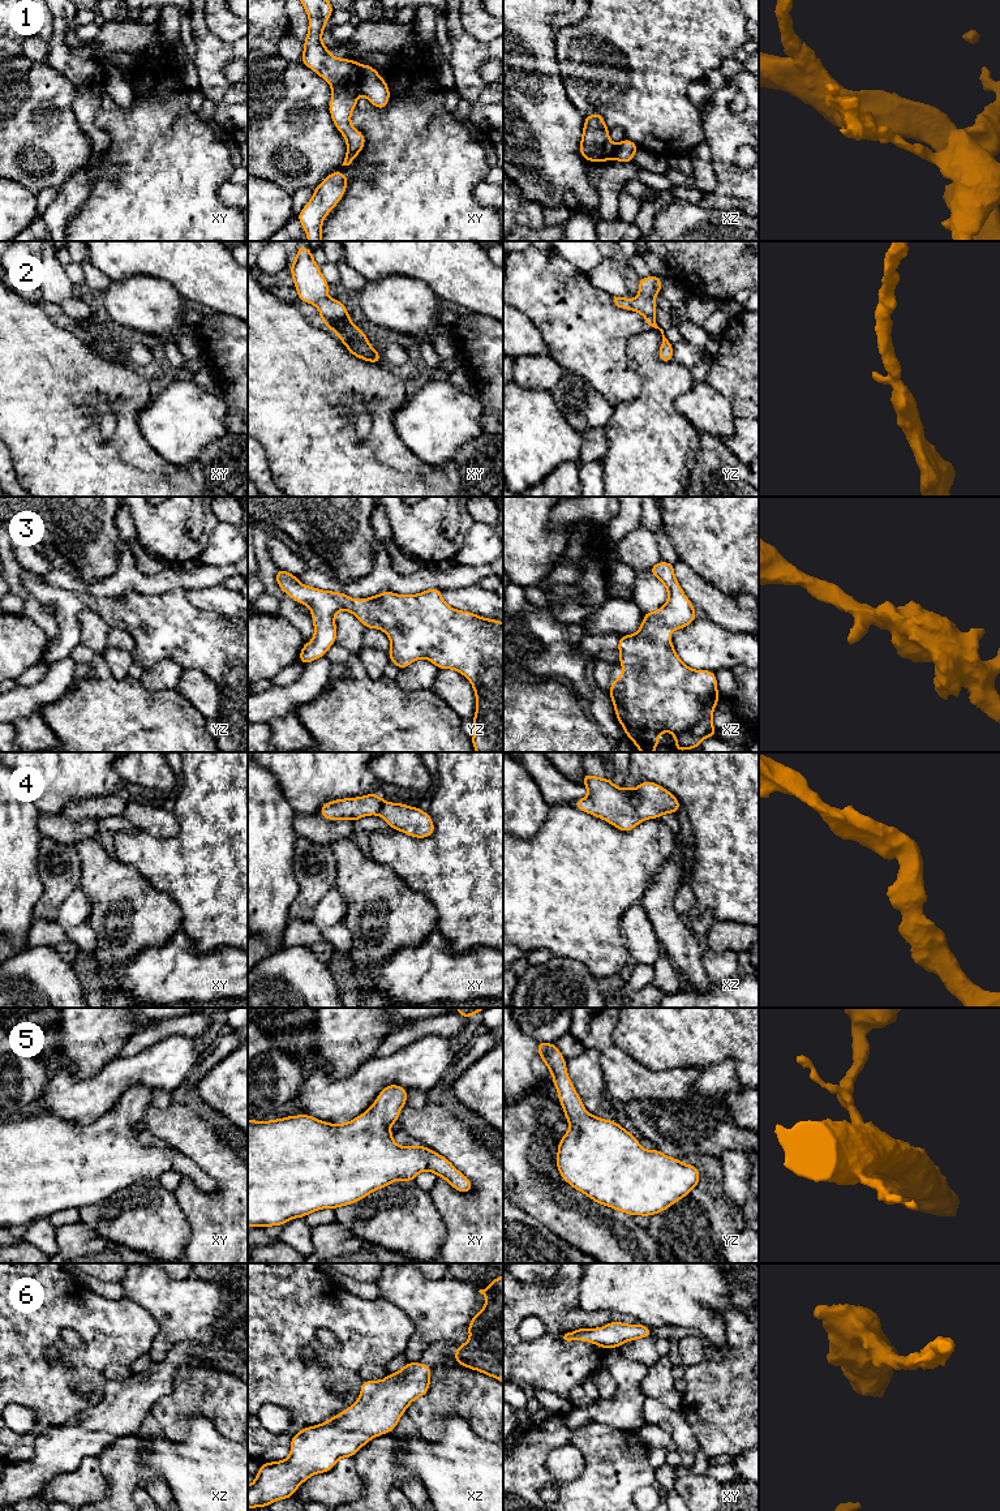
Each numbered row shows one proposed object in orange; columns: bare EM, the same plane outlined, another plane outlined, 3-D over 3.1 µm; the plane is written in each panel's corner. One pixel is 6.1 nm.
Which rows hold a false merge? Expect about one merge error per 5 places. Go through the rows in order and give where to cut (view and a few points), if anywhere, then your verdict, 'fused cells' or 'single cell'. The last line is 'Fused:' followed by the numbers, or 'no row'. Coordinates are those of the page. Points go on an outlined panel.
1: cut in xy along (361, 65), (359, 91); fused cells
2: no cut; single cell
3: no cut; single cell
4: no cut; single cell
5: no cut; single cell
6: no cut; single cell
Fused: 1

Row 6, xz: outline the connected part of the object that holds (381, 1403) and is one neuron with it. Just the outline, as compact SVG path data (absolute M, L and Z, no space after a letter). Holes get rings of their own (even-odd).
M405 1362L402 1370L382 1381L362 1381L357 1401L323 1424L308 1426L291 1439L291 1454L280 1461L263 1463L256 1481L248 1485L248 1508L267 1507L291 1498L310 1476L330 1472L340 1458L353 1458L372 1438L395 1430L408 1405L429 1392L432 1366Z

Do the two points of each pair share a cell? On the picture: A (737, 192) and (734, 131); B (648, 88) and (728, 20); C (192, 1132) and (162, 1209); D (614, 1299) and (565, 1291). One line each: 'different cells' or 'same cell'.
A: same cell
B: same cell
C: different cells
D: different cells

